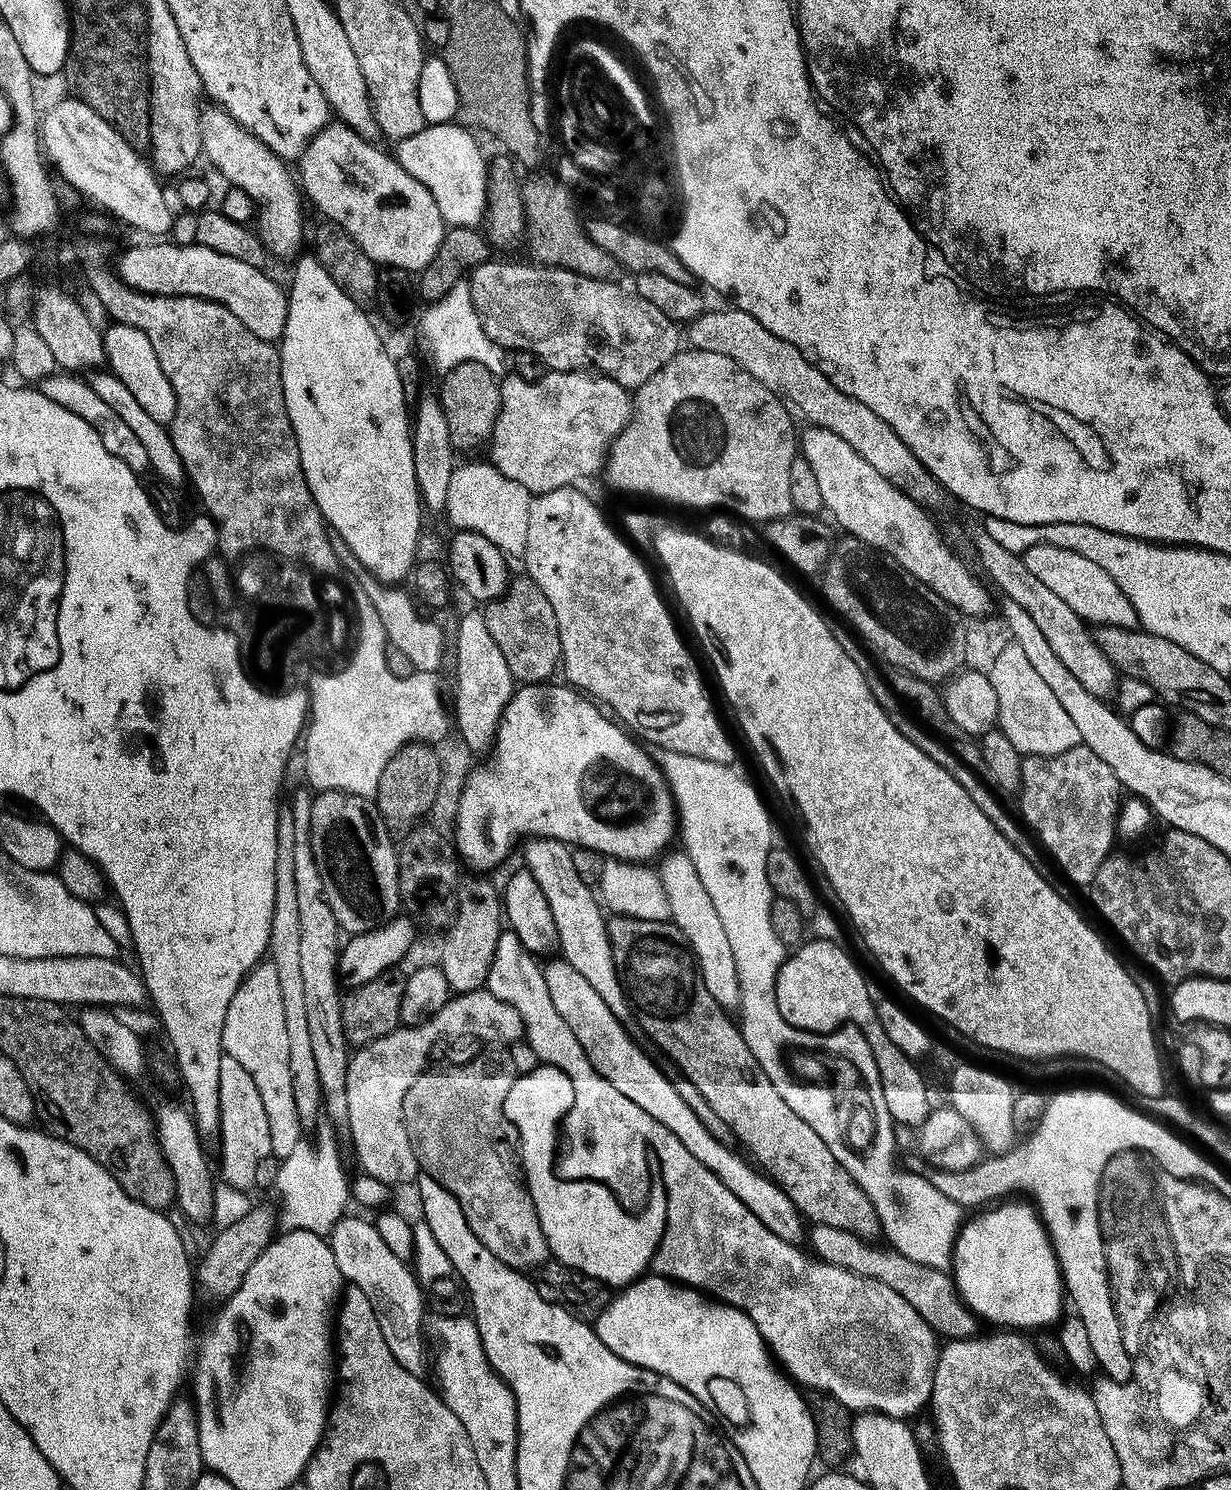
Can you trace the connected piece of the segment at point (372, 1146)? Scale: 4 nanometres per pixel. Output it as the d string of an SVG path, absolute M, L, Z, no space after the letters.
M487 990L462 992L453 995L431 1016L425 1024L401 1026L390 1034L378 1038L374 1042L357 1047L351 1053L346 1074L346 1094L348 1095L348 1120L352 1124L354 1144L360 1158L363 1175L373 1176L378 1181L389 1185L408 1184L421 1175L420 1163L416 1157L414 1146L410 1142L410 1134L406 1130L402 1102L406 1098L406 1090L414 1086L414 1082L429 1067L428 1055L439 1040L447 1036L477 1036L480 1040L489 1040L492 1044L512 1044L515 1040L525 1039L524 1022L518 1010L490 994Z

